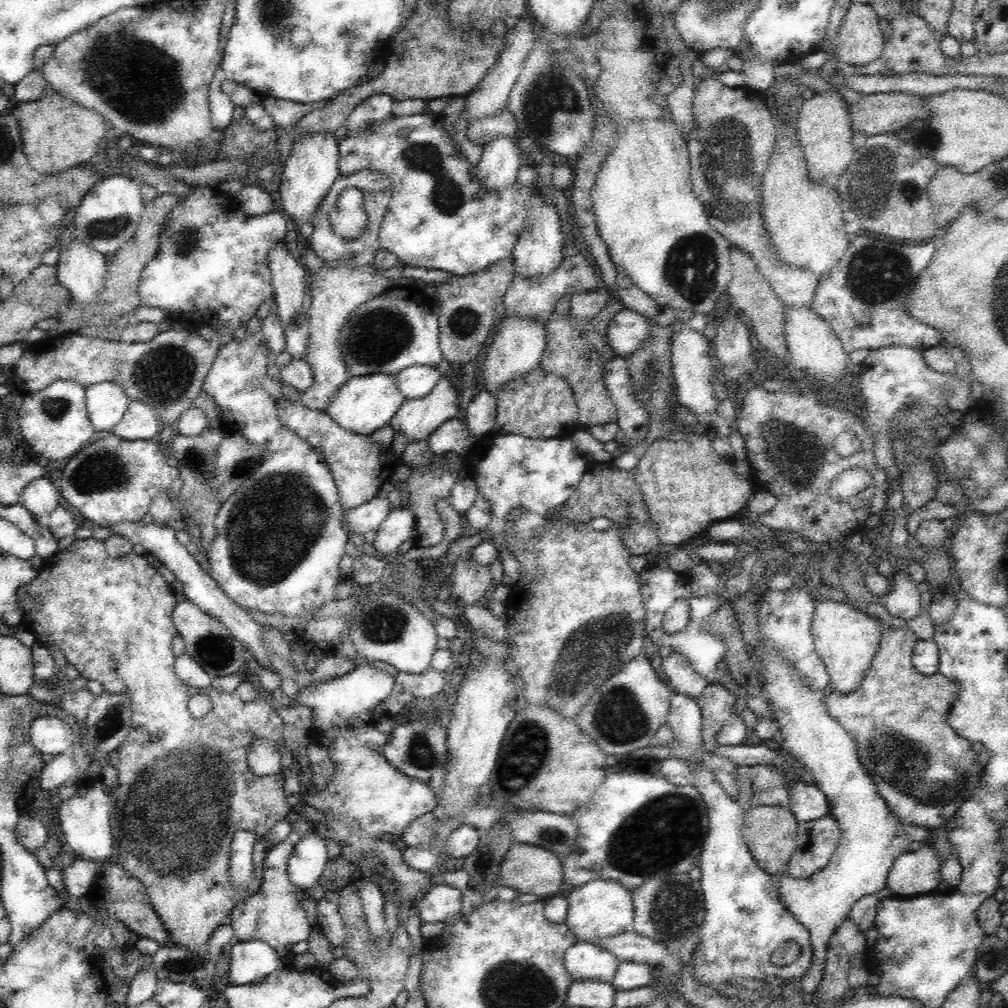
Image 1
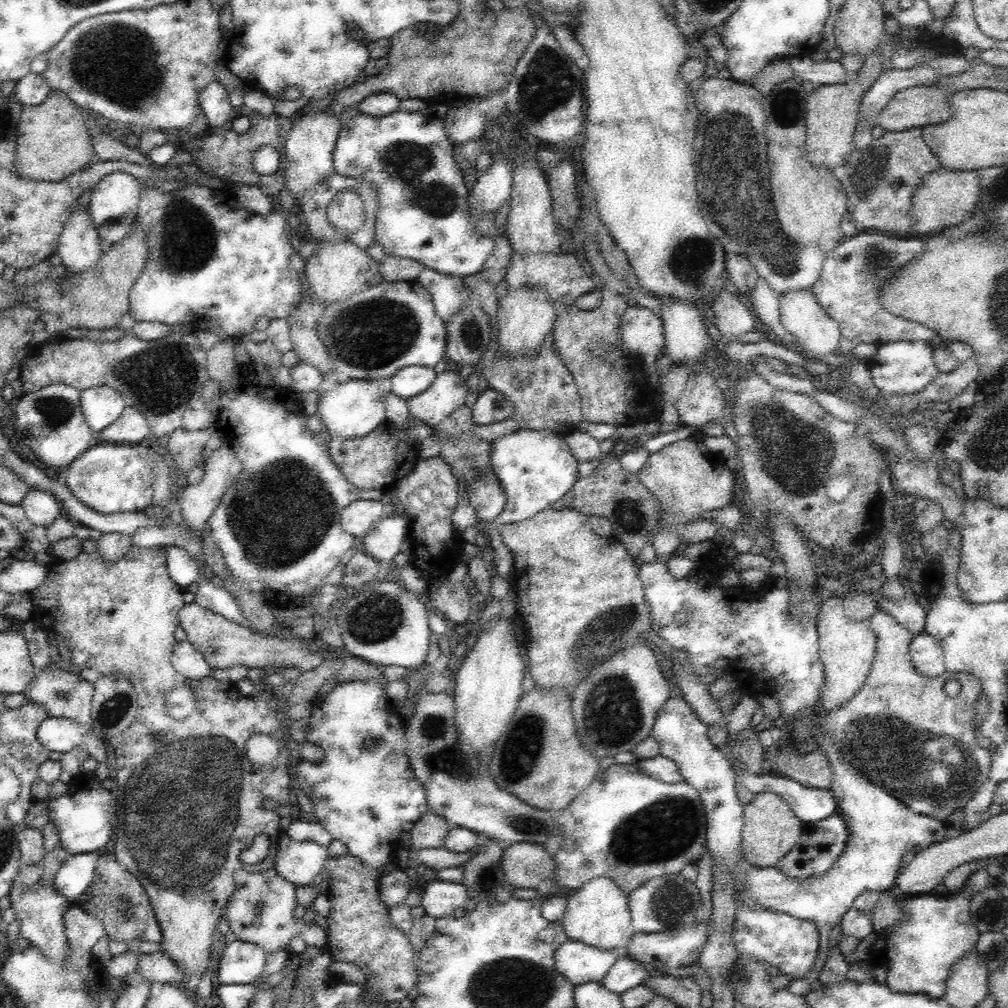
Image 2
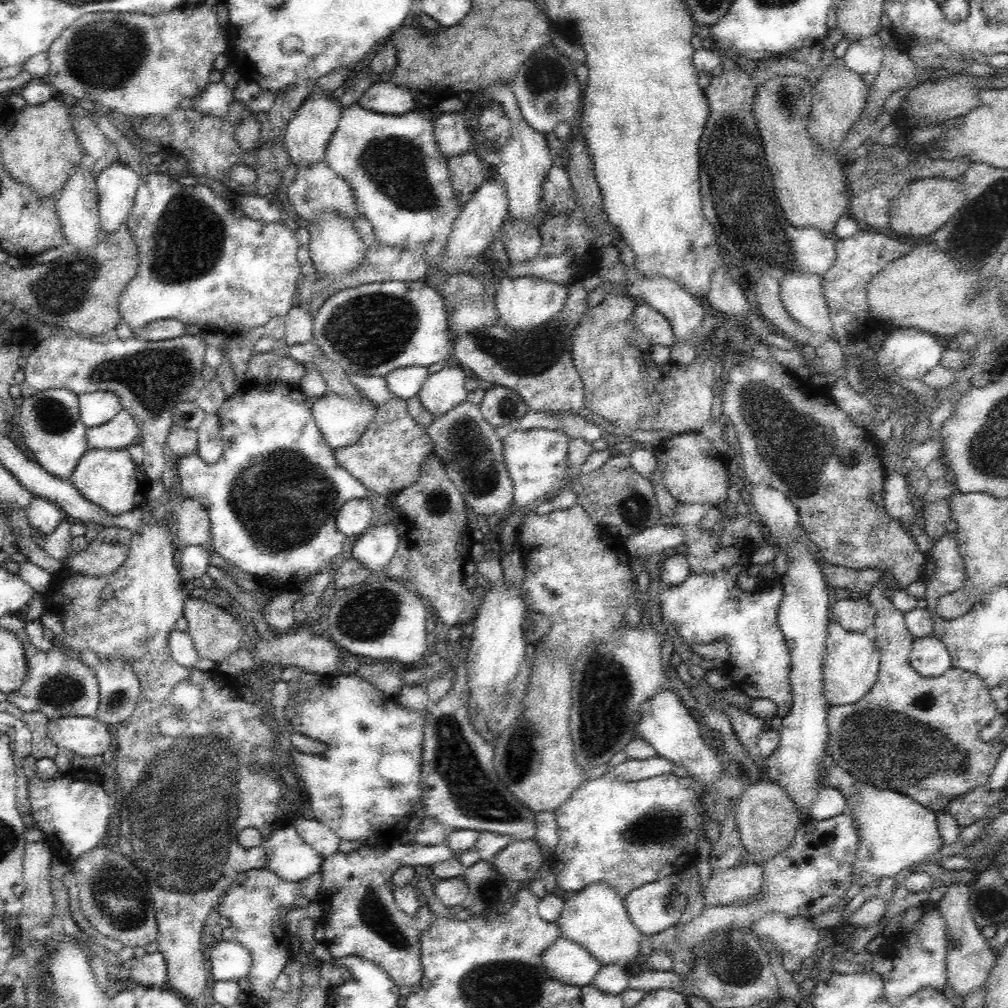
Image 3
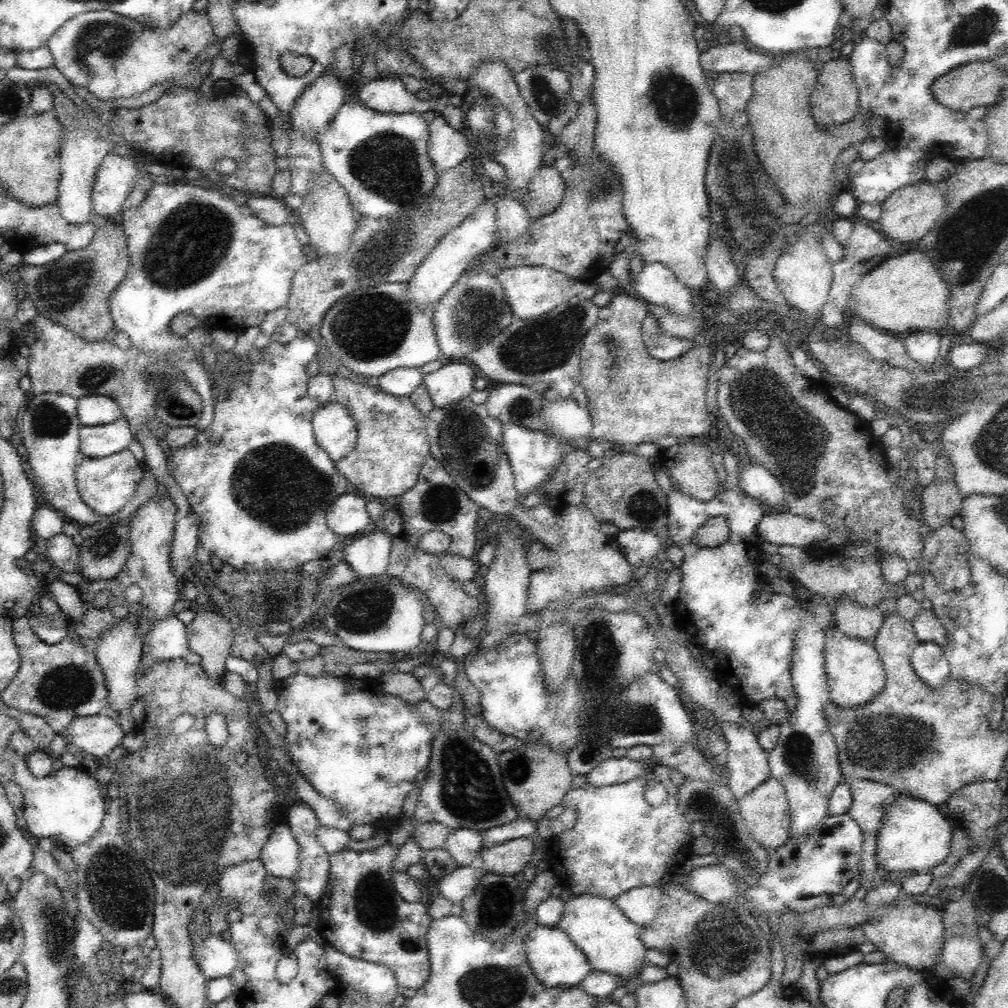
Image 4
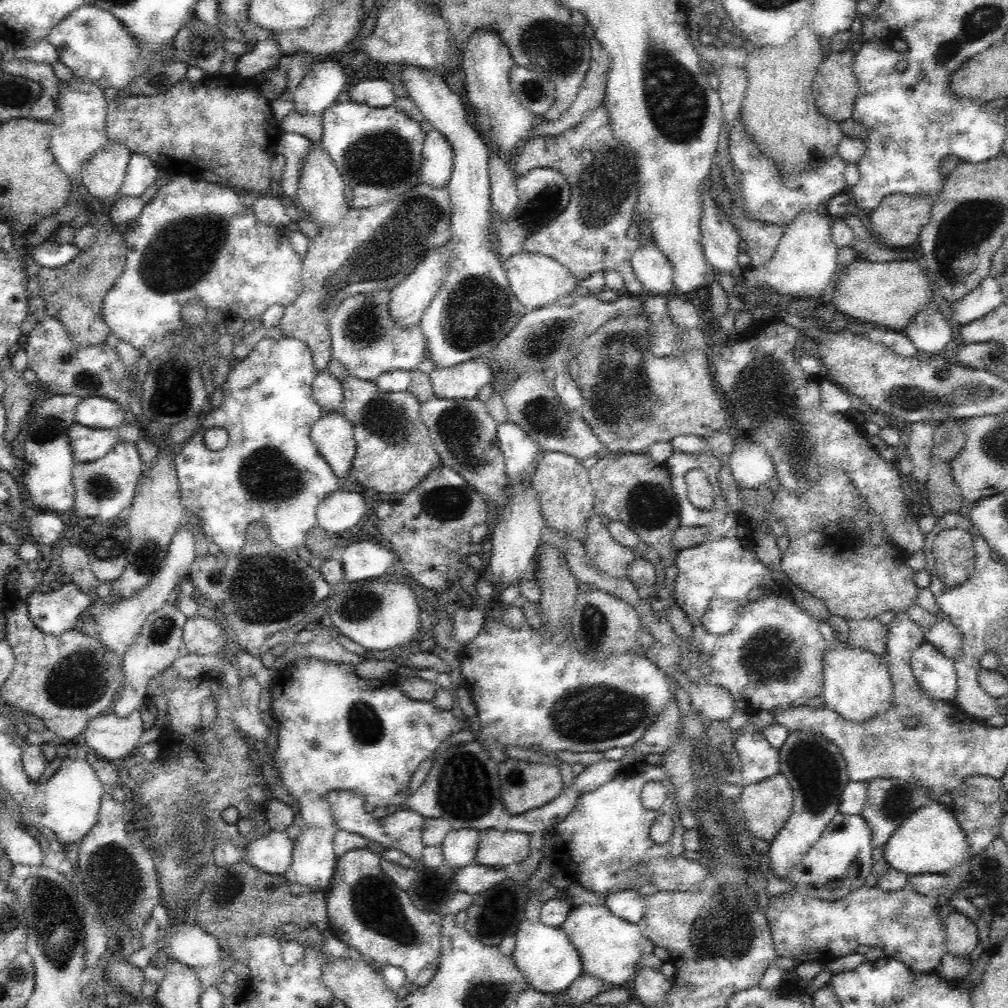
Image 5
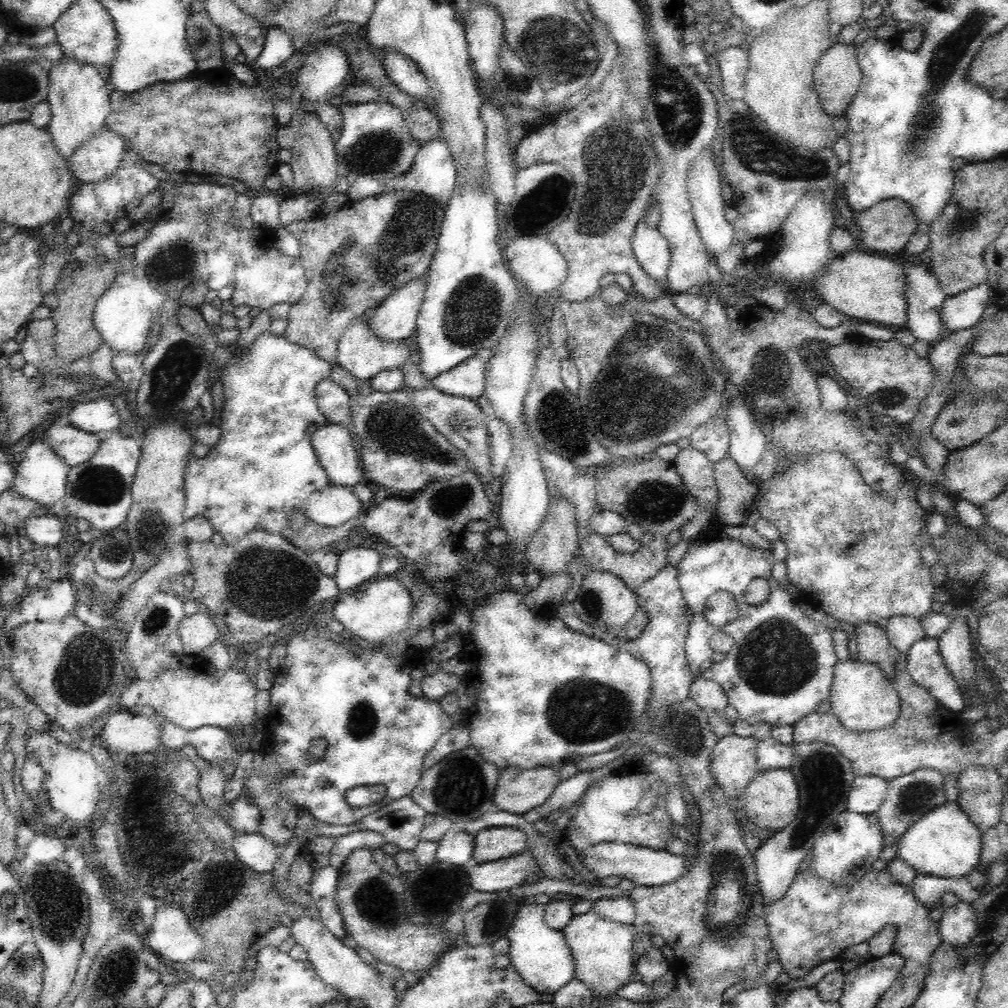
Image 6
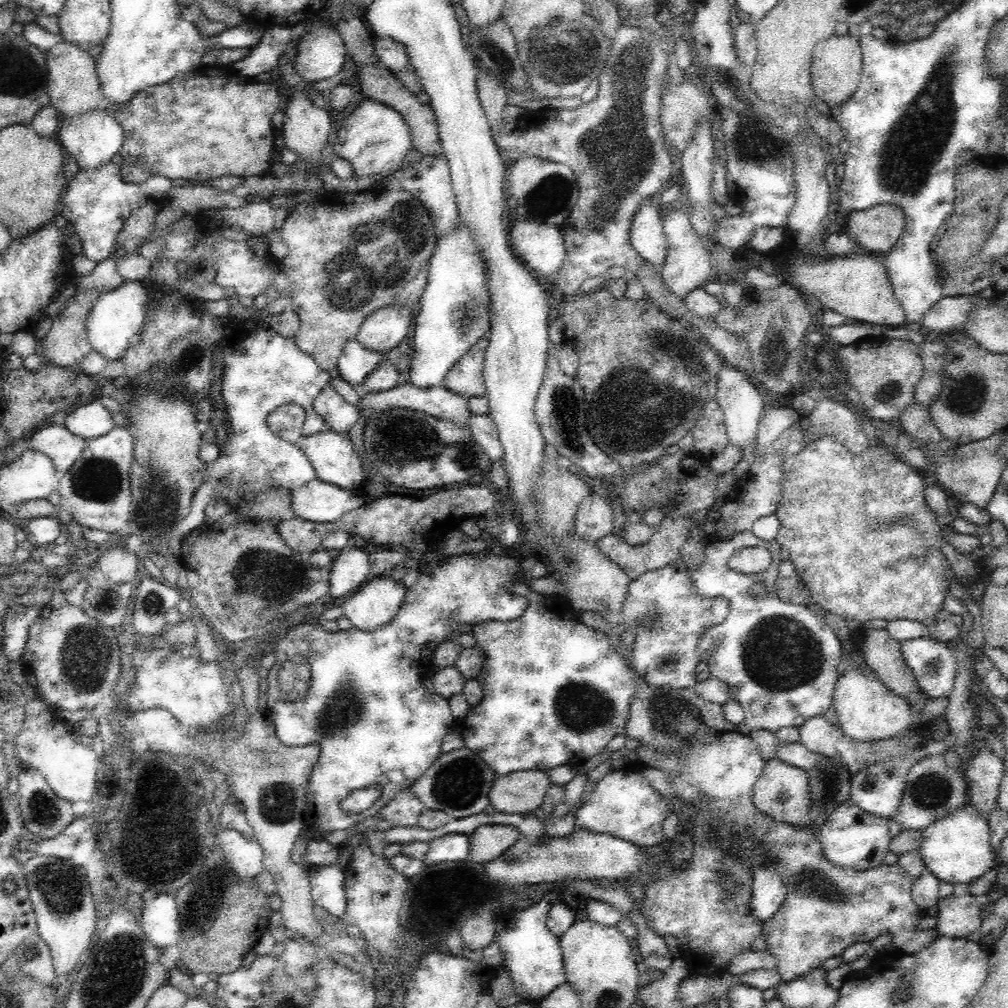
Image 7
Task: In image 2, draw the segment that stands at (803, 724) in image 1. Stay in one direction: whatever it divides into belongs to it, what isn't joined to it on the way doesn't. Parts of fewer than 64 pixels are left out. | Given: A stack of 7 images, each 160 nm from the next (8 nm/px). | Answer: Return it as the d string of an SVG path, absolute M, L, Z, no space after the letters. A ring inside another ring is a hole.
M814 734L813 741L818 748L827 754L832 767L832 784L836 803L836 814L844 819L847 826L847 845L844 852L836 859L827 873L818 877L810 877L807 881L792 879L775 866L751 866L746 870L743 883L743 900L749 908L787 913L800 920L814 922L819 928L820 952L812 970L805 976L809 981L820 974L827 962L830 933L844 914L853 908L855 899L865 891L877 891L879 894L888 891L901 871L900 861L907 850L915 848L916 853L942 842L945 839L946 825L926 814L914 812L900 799L888 794L883 787L868 782L846 757L842 757L840 749L830 741L828 735Z

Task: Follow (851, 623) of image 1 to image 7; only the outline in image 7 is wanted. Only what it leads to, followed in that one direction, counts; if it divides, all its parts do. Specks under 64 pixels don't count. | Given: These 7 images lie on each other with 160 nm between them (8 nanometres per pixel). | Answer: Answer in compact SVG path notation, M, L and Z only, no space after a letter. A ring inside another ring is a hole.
M847 669L837 680L832 706L838 715L838 725L845 737L853 741L872 742L902 734L920 722L919 713L912 710L908 699L893 694L871 672Z

